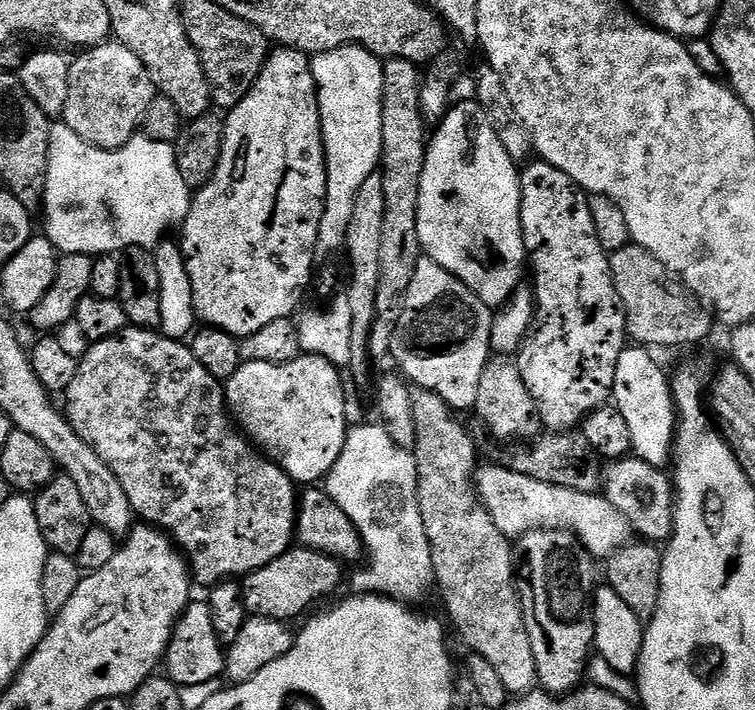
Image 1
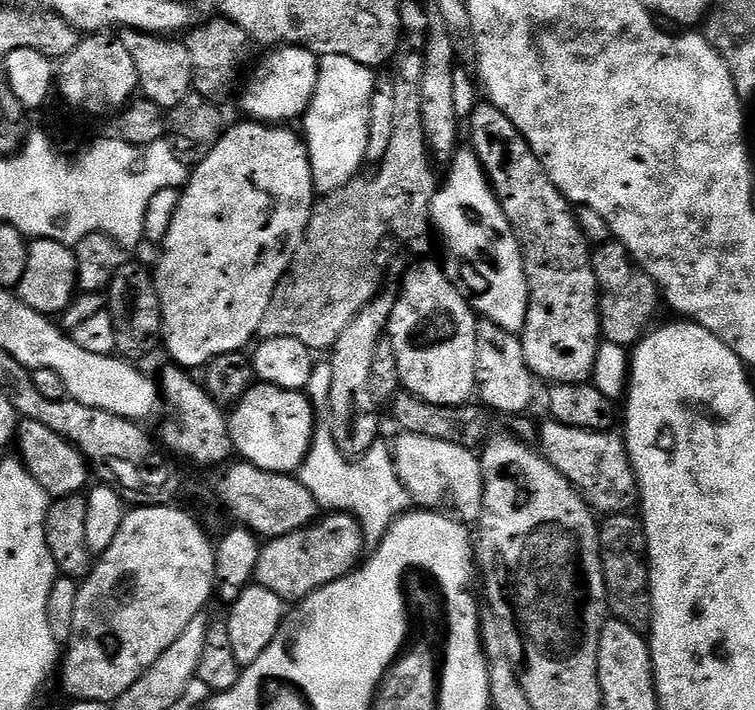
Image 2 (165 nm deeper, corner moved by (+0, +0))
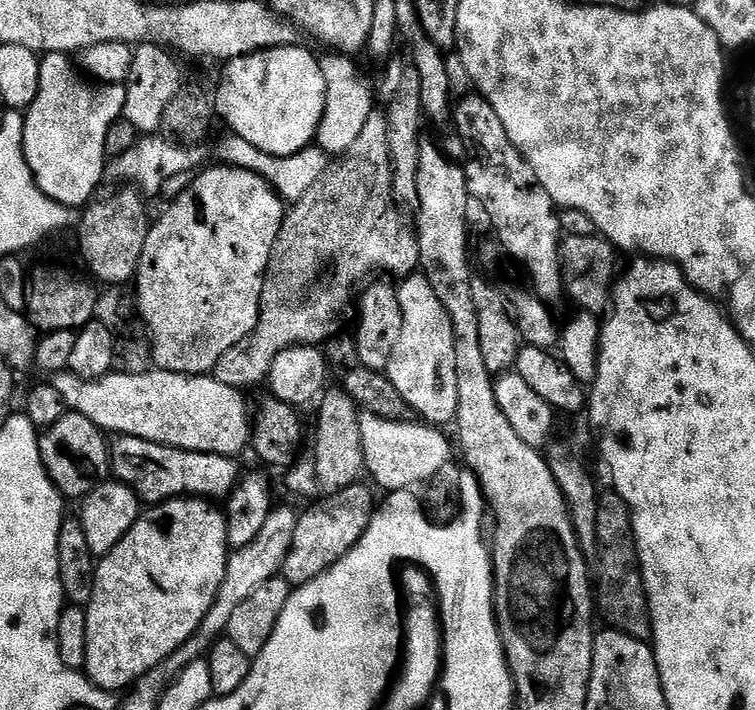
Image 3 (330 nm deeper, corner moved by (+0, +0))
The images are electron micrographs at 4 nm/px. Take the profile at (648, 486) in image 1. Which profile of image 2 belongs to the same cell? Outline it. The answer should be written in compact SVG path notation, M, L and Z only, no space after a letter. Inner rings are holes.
M548 418L545 419L545 424L541 423L538 428L538 448L542 453L545 460L549 460L555 468L557 468L567 480L572 483L572 487L583 496L584 501L587 502L589 508L595 510L600 514L628 514L637 507L638 504L638 489L636 487L636 471L632 468L632 463L628 457L628 449L625 448L623 439L619 435L615 436L615 431L609 430L606 432L591 432L590 430L578 430L574 426L566 426L565 424L559 424L557 420Z

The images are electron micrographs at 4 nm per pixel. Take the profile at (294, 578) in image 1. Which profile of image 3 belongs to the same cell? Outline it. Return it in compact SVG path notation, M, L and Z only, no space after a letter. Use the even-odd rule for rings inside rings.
M367 483L351 484L346 486L346 490L320 498L324 500L309 503L309 508L297 515L294 540L290 542L290 552L286 554L282 569L282 575L289 584L299 586L318 578L360 541L378 507L378 500L372 497L371 491L373 489Z

